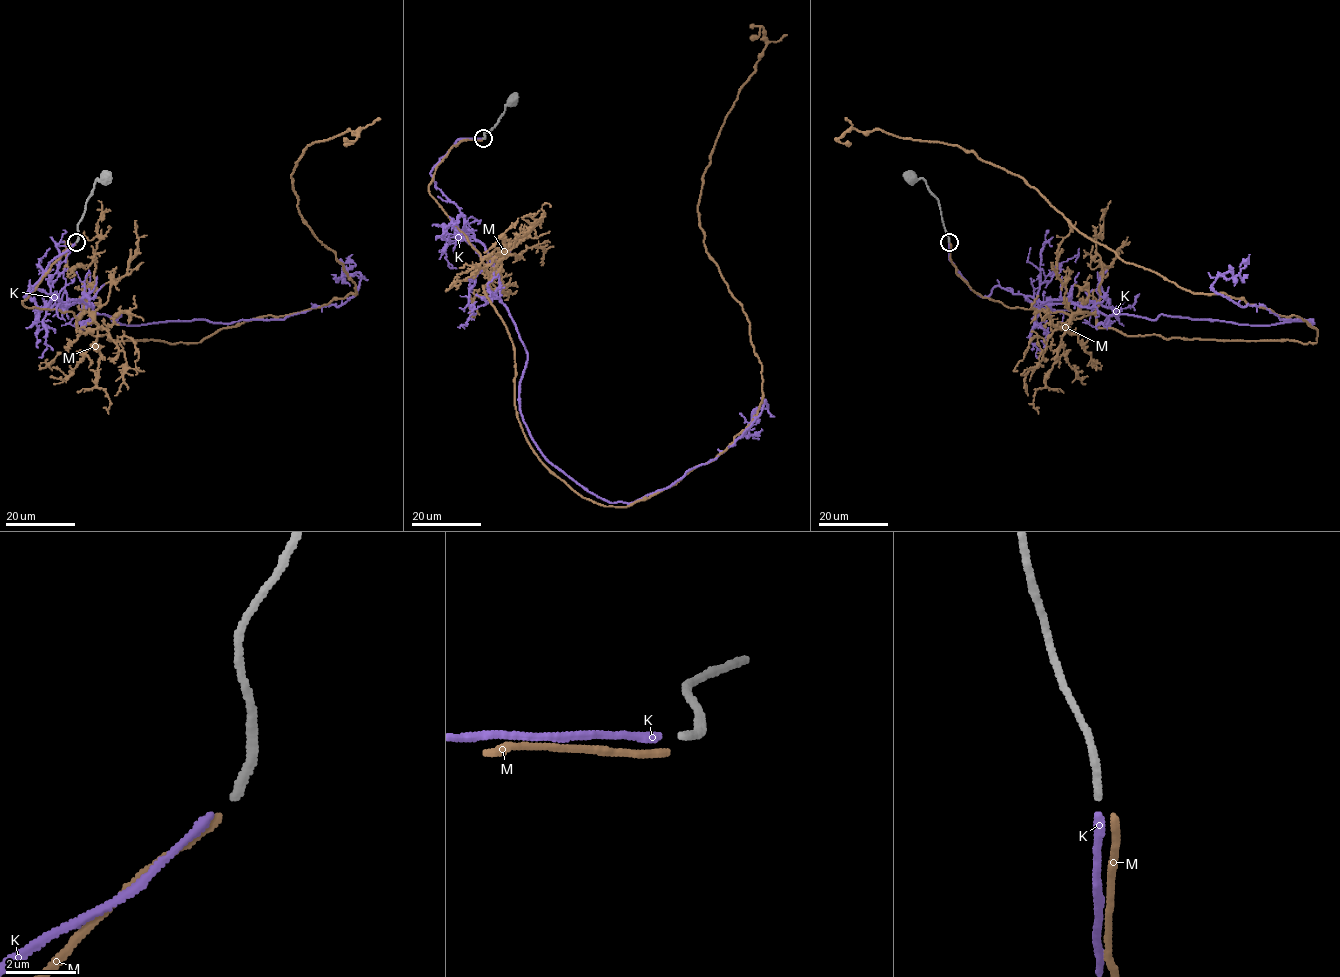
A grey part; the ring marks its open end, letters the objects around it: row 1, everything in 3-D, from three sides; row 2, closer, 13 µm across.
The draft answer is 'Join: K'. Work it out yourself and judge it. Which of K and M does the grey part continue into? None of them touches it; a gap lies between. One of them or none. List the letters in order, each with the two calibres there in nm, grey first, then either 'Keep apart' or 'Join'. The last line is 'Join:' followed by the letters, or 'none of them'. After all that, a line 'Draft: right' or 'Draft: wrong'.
K: Thickness 220 nm (grey) against 240 nm. Join
M: Thickness 220 nm (grey) against 240 nm. Keep apart
Join: K
Draft: right

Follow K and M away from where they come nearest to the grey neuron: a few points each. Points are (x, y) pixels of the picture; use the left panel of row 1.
K: (74, 243), (24, 297), (32, 286), (124, 325), (339, 306), (361, 276), (342, 275), (342, 265), (355, 266)
M: (75, 243), (23, 305), (109, 340), (201, 341), (328, 304), (355, 284), (291, 175), (359, 129), (343, 144)

